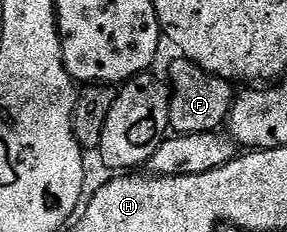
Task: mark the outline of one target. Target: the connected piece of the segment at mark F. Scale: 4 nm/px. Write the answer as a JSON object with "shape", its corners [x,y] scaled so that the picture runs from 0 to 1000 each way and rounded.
{"shape":[[[617,241],[589,284],[589,560],[624,578],[739,578],[767,565],[798,513],[819,418],[815,358],[767,336],[679,276],[662,250]]]}

